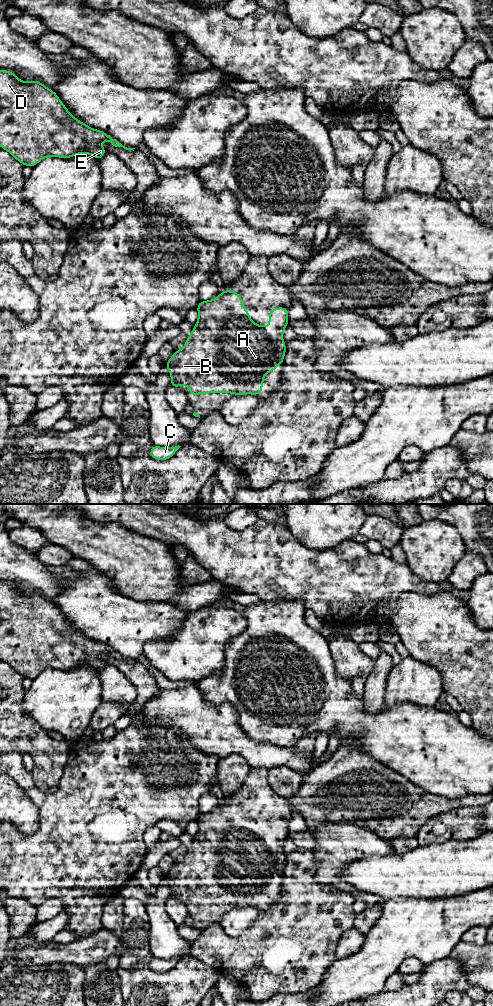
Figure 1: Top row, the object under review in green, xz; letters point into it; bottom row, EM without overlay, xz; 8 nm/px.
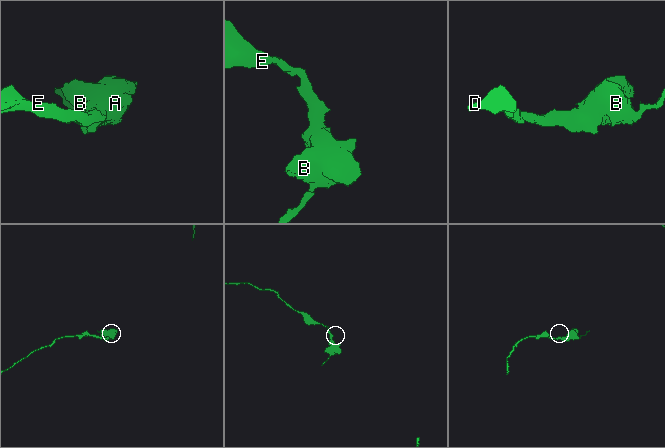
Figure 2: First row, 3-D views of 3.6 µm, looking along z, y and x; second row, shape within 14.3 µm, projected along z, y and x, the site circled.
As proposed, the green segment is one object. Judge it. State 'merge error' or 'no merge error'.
no merge error

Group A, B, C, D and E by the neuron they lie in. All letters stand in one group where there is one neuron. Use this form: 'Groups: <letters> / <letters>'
Groups: A B C D E

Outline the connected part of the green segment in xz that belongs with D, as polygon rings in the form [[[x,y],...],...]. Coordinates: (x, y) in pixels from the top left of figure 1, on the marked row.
[[[0,70],[0,147],[6,151],[8,151],[16,160],[18,160],[23,166],[29,166],[33,168],[37,163],[39,163],[45,157],[60,157],[60,158],[71,158],[78,154],[86,153],[97,160],[103,158],[103,156],[107,153],[104,147],[101,147],[99,144],[102,141],[108,141],[115,147],[123,147],[126,150],[133,150],[135,148],[127,148],[119,143],[116,139],[113,139],[104,131],[100,131],[97,129],[93,129],[87,126],[84,122],[77,120],[65,107],[65,105],[61,102],[60,98],[57,94],[46,87],[44,84],[39,82],[38,80],[32,82],[21,81],[16,77],[14,72]]]

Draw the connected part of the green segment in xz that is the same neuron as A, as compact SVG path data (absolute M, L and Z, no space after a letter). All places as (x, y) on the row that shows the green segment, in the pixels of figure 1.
M223 289L221 294L213 300L199 301L198 320L193 331L181 350L174 351L172 357L165 362L165 367L171 376L171 388L186 385L190 396L207 393L232 393L236 396L252 394L259 396L265 390L260 387L264 384L264 375L276 370L283 364L286 354L286 343L283 341L283 332L288 325L288 308L275 307L269 310L269 326L255 324L245 309L241 295L234 290Z

